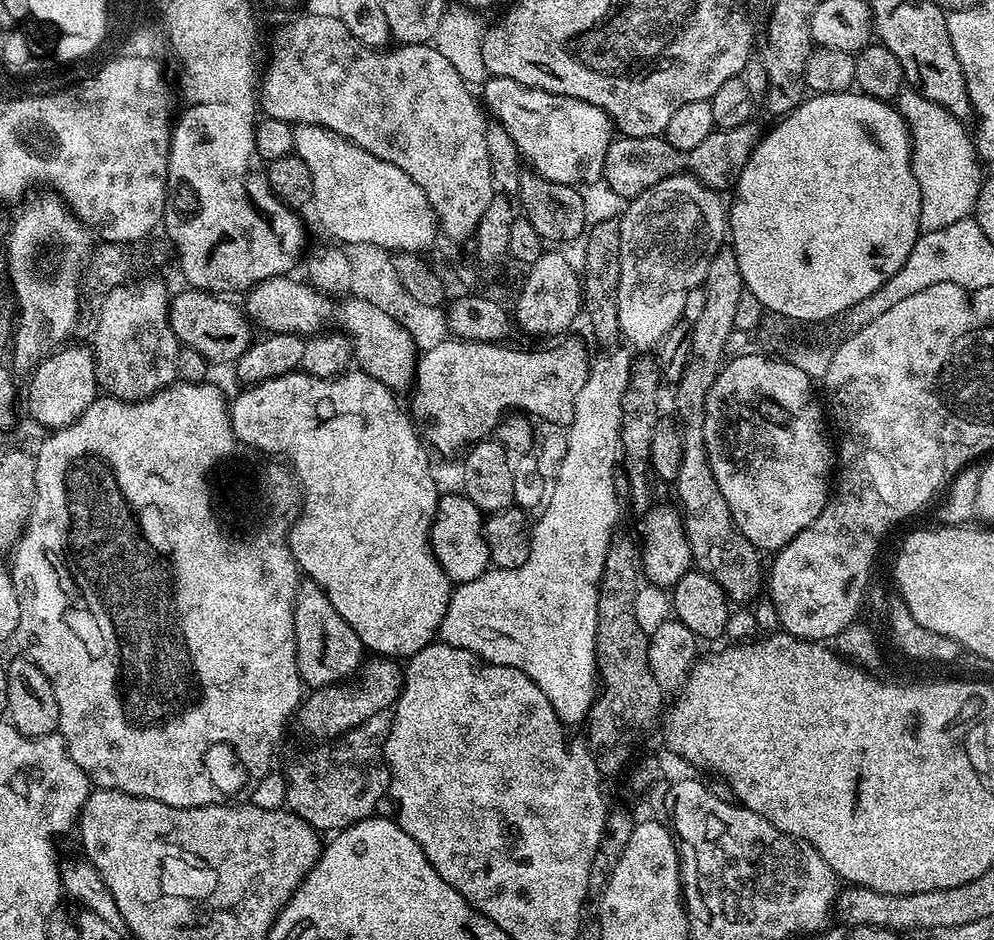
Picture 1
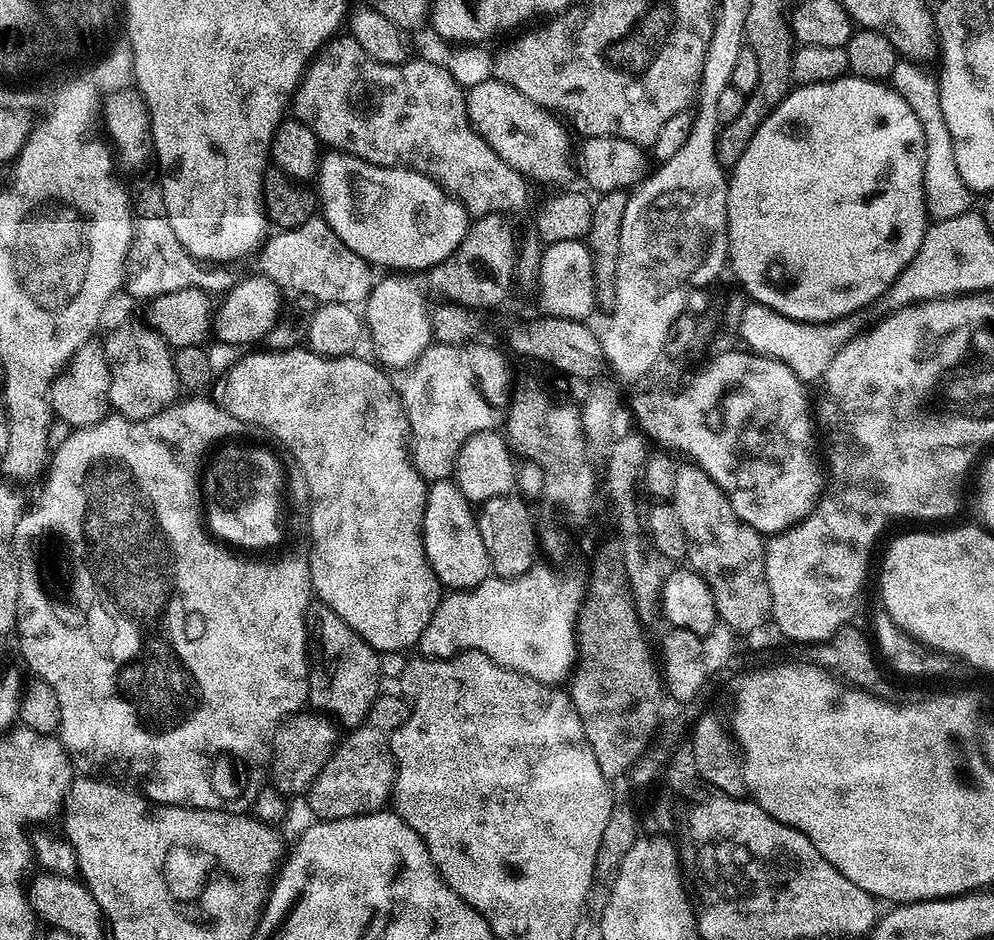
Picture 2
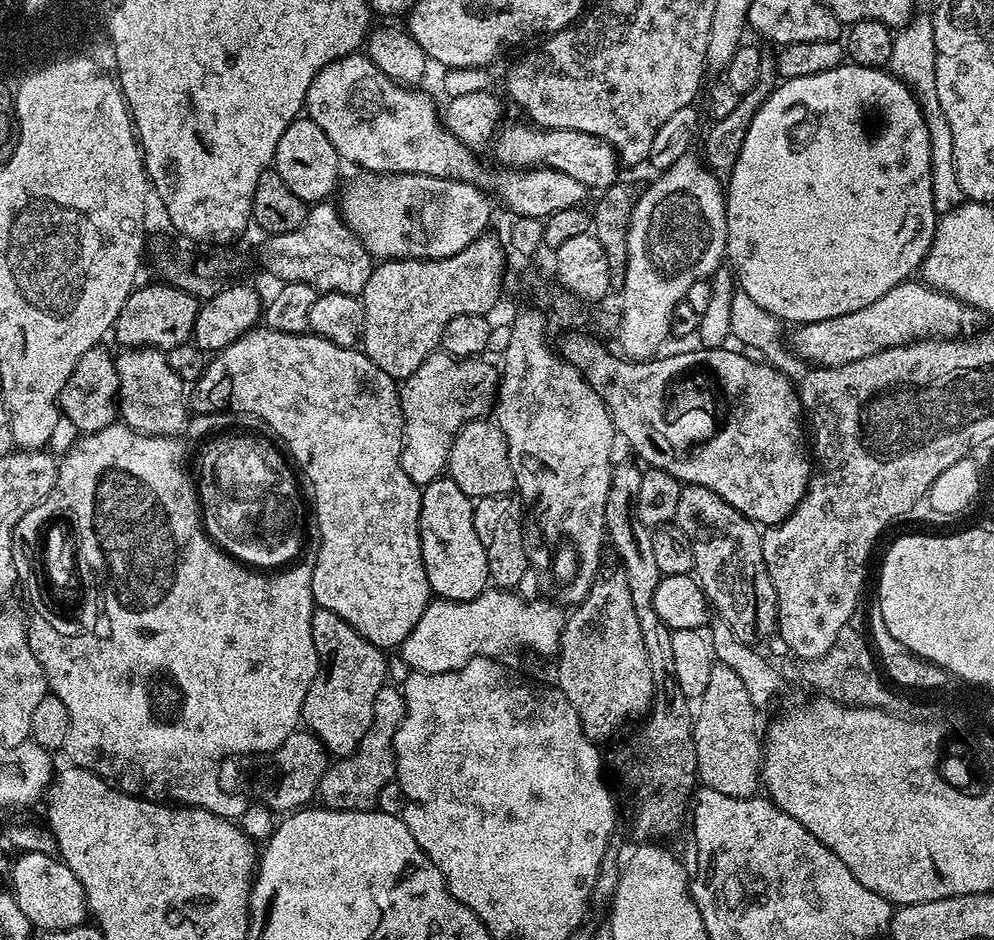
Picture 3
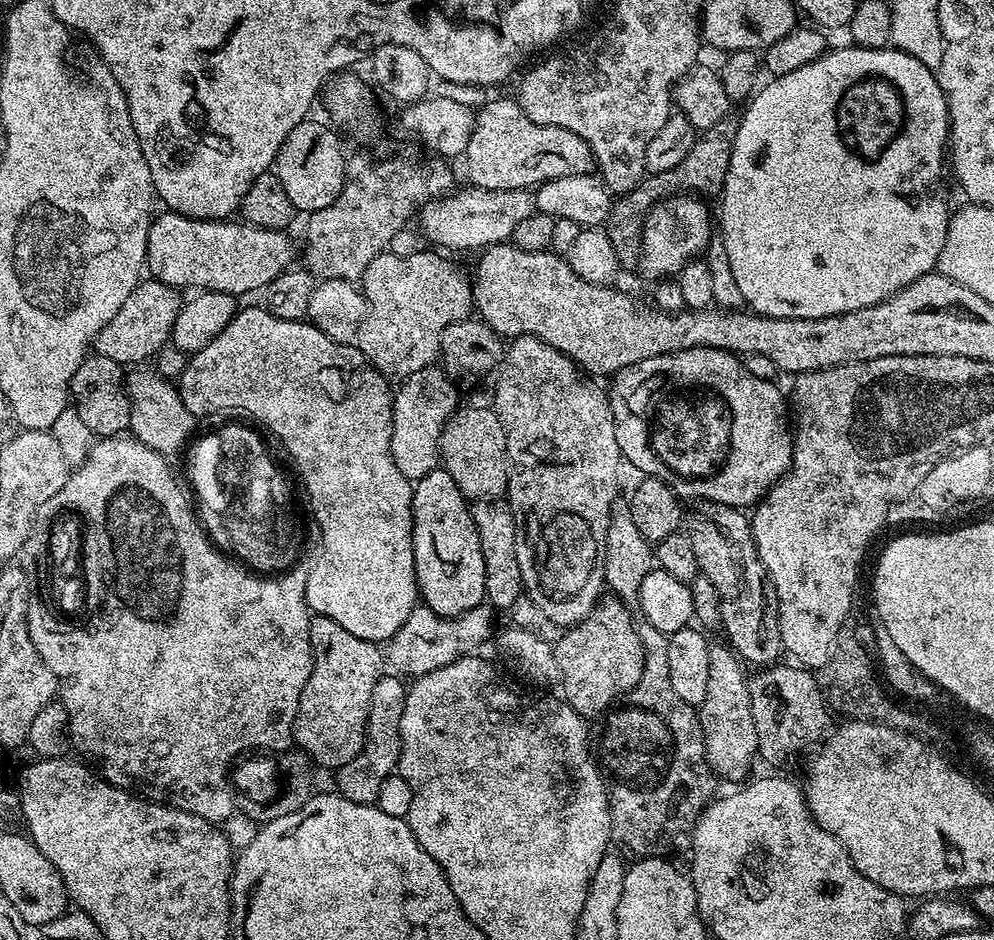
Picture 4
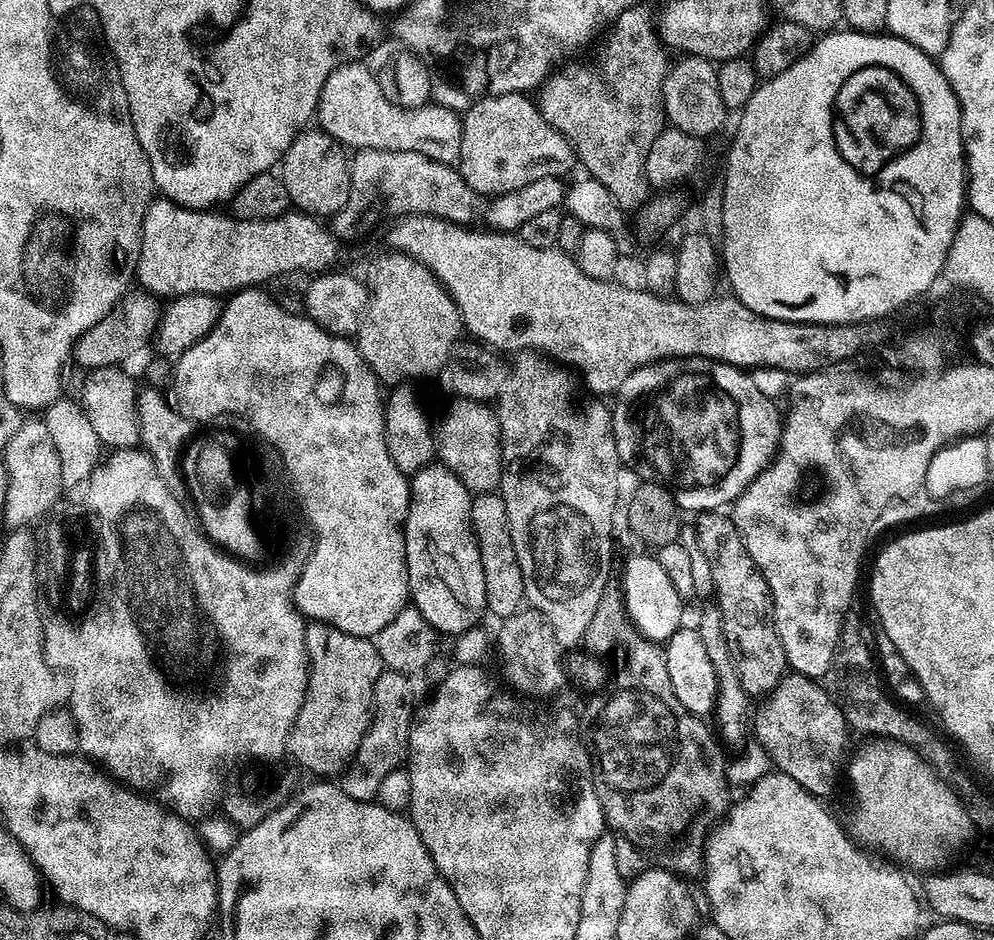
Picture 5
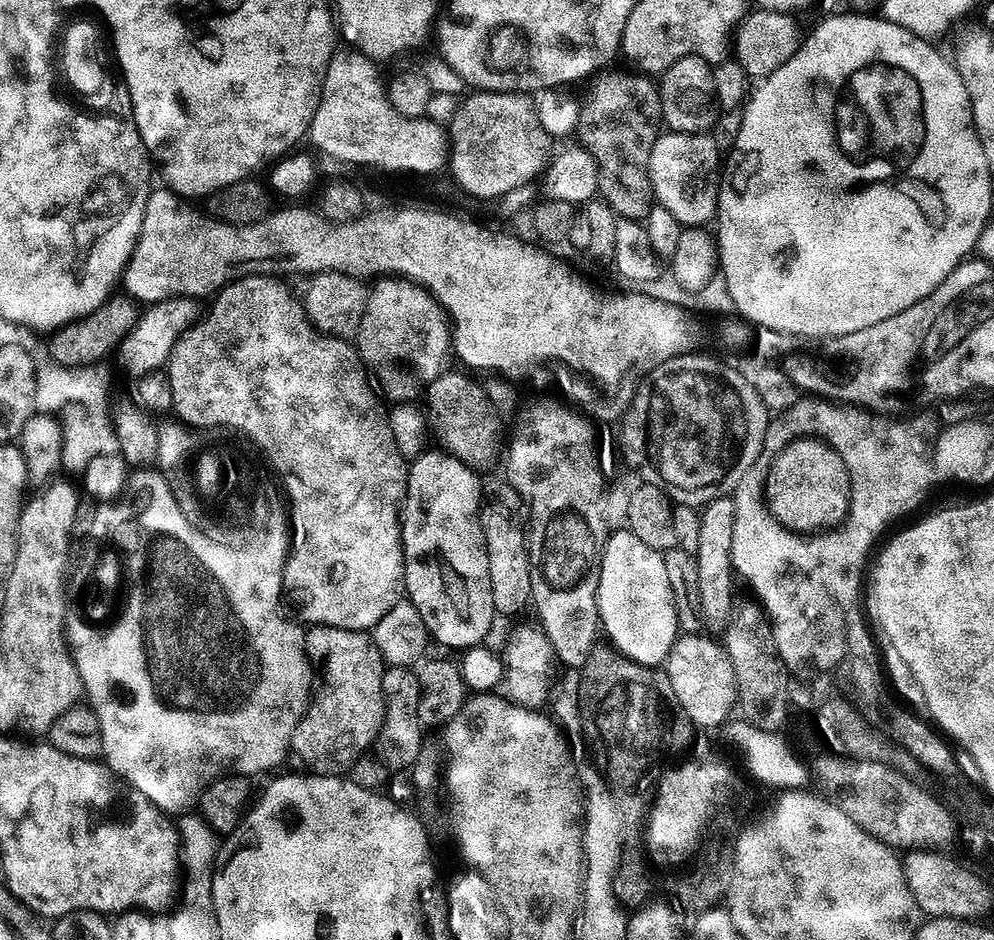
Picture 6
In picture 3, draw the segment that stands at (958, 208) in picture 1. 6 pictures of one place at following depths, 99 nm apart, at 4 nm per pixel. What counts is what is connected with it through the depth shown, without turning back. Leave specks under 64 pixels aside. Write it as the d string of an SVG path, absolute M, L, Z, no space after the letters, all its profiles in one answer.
M913 15L912 21L893 35L890 71L915 92L916 99L920 102L920 109L924 111L924 121L930 134L932 193L937 213L943 214L954 210L959 204L965 203L966 197L962 186L958 186L958 174L954 166L954 134L950 134L950 122L946 122L946 114L942 114L942 106L938 102L936 47L931 15Z

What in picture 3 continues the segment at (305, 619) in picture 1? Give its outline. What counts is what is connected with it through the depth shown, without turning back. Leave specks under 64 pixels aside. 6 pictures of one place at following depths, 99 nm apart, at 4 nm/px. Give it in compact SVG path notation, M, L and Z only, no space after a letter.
M322 607L313 611L312 637L320 665L312 688L306 690L302 720L328 754L346 758L363 742L372 725L376 699L388 676L385 653L358 634L354 626L338 618L338 614Z

